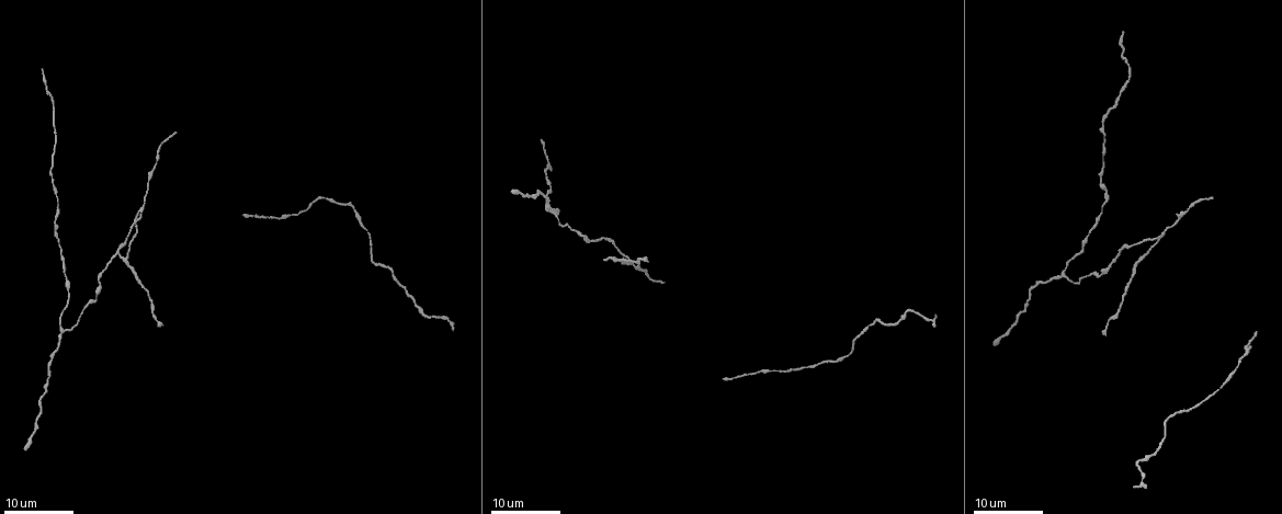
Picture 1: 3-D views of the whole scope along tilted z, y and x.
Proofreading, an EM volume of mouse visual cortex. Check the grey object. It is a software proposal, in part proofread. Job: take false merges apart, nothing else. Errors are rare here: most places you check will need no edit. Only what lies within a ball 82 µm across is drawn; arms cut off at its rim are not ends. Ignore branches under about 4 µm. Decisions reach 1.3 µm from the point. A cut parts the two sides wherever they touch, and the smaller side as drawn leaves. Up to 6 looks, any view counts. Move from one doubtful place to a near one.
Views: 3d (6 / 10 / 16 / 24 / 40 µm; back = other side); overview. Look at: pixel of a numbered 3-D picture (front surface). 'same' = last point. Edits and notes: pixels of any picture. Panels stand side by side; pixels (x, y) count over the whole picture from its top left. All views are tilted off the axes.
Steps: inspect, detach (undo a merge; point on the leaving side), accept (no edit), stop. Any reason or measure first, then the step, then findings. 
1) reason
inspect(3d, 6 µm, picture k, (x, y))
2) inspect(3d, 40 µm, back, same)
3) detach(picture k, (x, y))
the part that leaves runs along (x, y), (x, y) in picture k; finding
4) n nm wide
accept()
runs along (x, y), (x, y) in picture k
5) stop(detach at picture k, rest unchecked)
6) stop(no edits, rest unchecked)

branch point
inspect(3d, 24 µm, picture 1, (1063, 275))

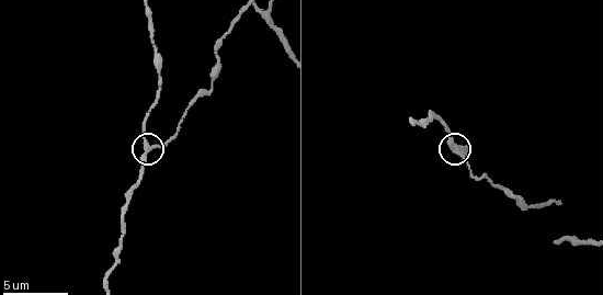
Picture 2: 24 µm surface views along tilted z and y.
inspect(3d, 6 µm, picture 2, (146, 149))

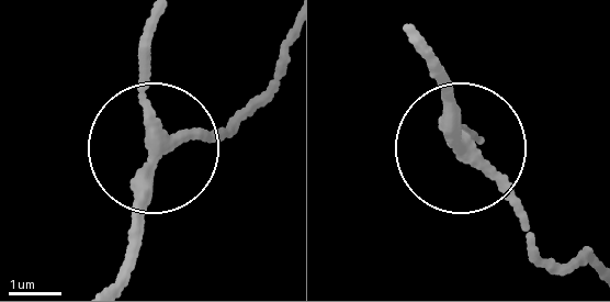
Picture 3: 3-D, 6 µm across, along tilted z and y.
260 nm wide
accept()
runs along (282, 71), (223, 133), (148, 158), (135, 256) in picture 3; one neuron here

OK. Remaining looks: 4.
thin neck
inspect(3d, 24 µm, picture 1, (54, 222))

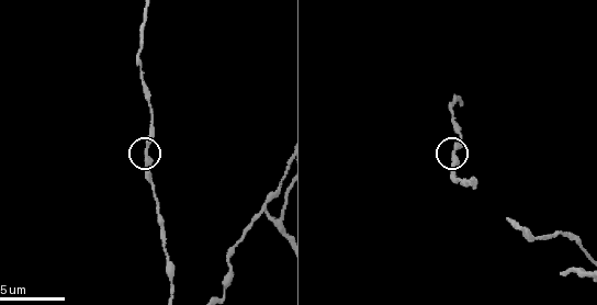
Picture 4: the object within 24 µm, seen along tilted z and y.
inspect(3d, 6 µm, picture 4, (146, 152))

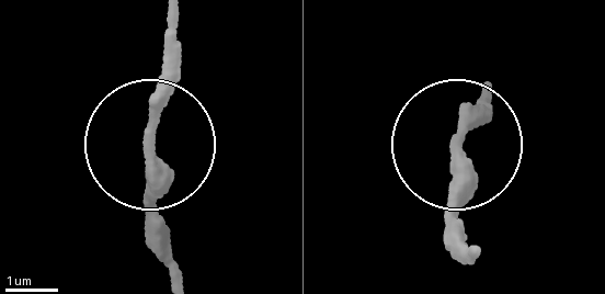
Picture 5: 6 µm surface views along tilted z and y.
accept()
runs along (476, 249), (457, 233), (465, 119), (482, 97) in picture 5; continuous, no second neuron

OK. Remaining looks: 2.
inspect(3d, 24 µm, picture 1, (137, 212))

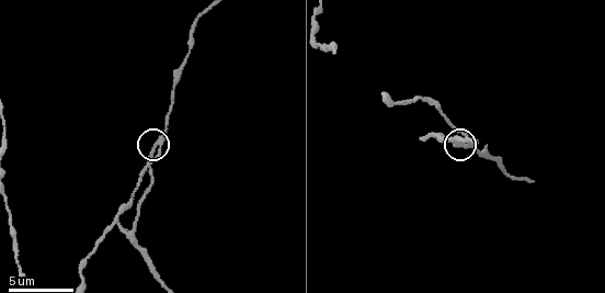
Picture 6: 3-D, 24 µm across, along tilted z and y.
inspect(3d, 6 µm, picture 6, (154, 147))

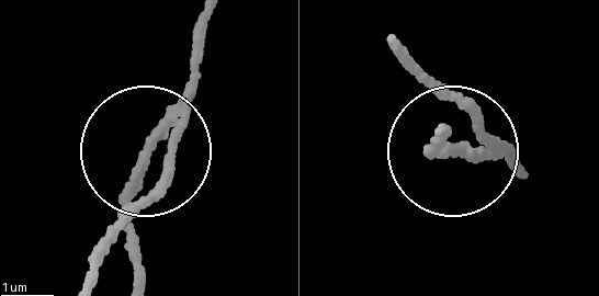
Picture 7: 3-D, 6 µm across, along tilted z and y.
detach(picture 7, (133, 170))
the part that leaves runs along (487, 150), (434, 149), (444, 135) in picture 7; two neurons meet here

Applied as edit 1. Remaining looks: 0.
stop(detach at picture 7, rest unchecked)

